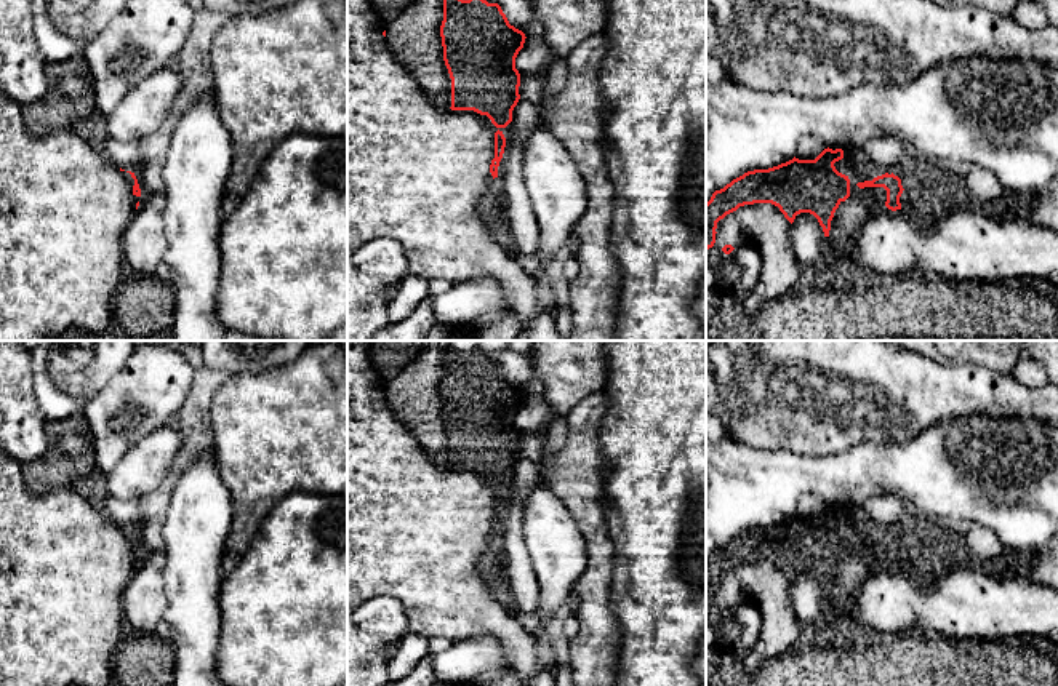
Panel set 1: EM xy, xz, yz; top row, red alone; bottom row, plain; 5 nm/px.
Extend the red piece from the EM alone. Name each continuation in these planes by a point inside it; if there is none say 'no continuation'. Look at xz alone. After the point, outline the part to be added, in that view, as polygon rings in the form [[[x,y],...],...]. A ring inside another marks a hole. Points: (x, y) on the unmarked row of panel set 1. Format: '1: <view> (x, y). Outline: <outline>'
1: xz (492, 565). Outline: [[[498,536],[491,537],[487,552],[479,558],[479,572],[487,582],[488,592],[503,604],[512,604],[512,592],[507,576],[507,553]]]

